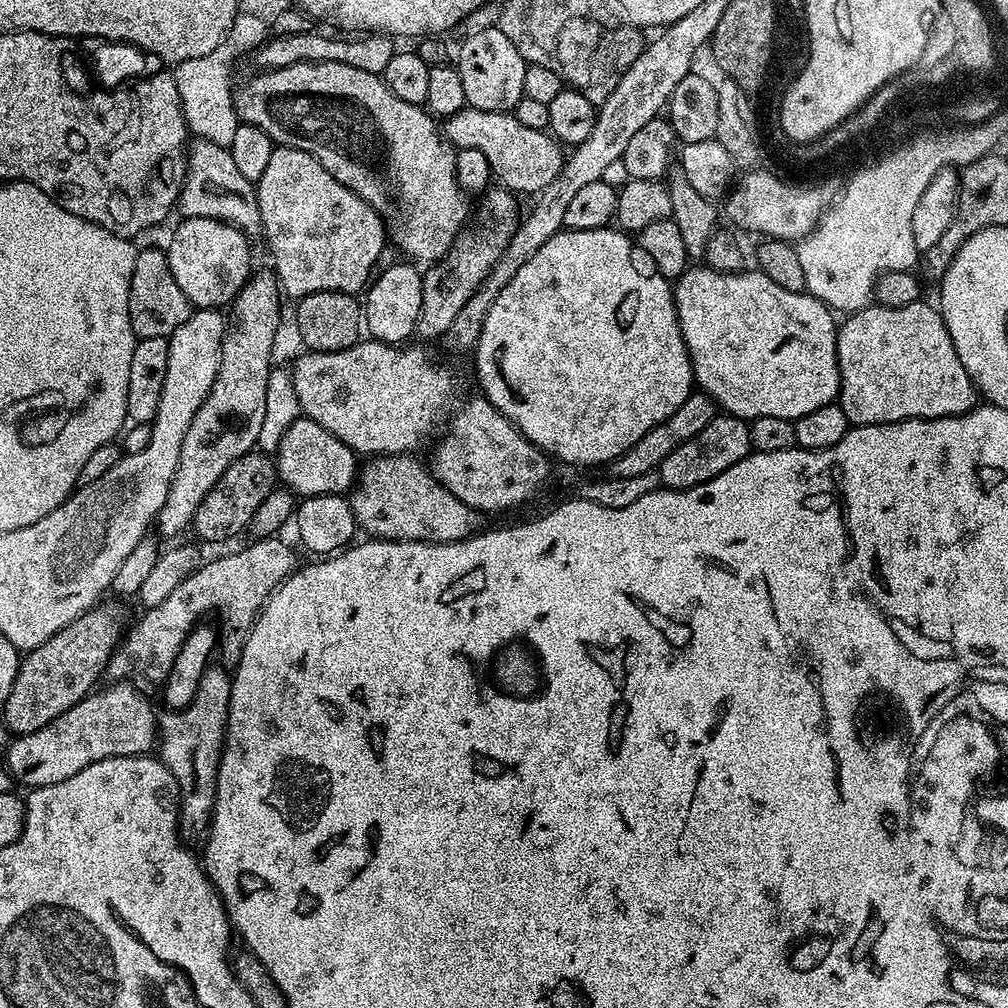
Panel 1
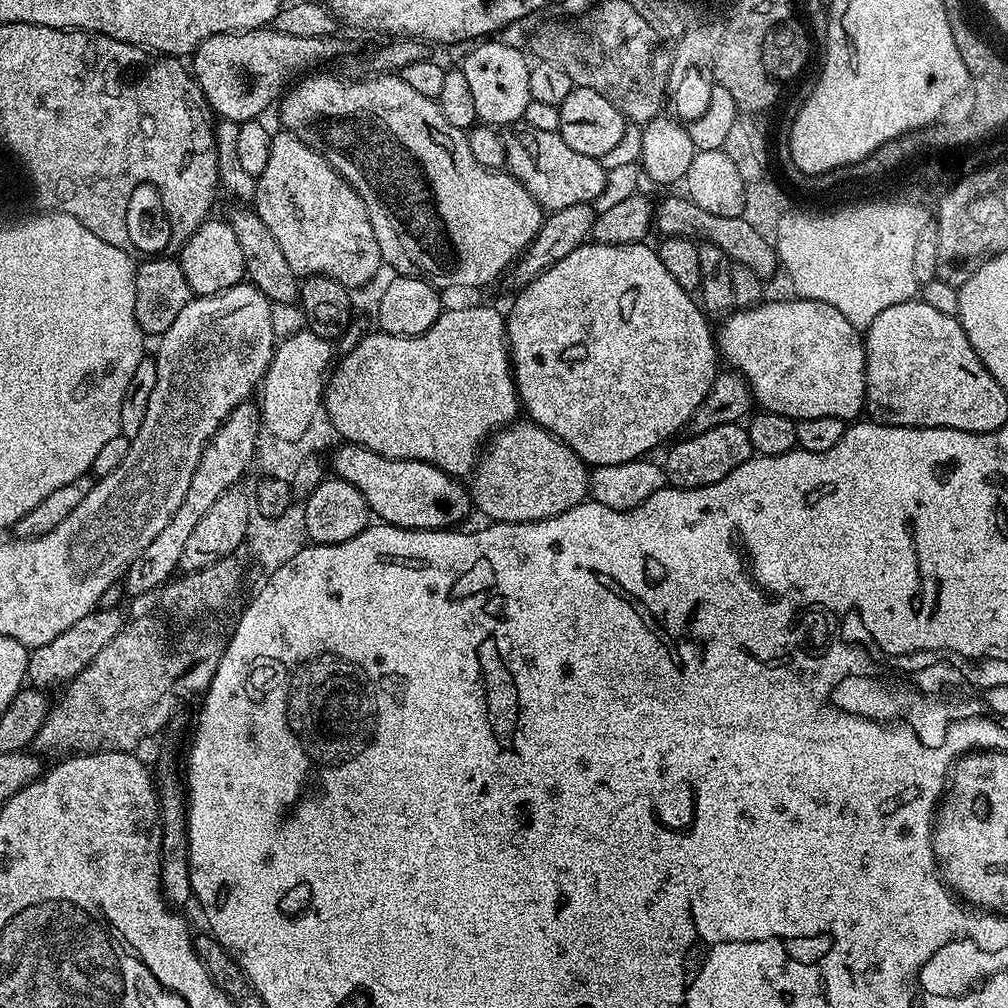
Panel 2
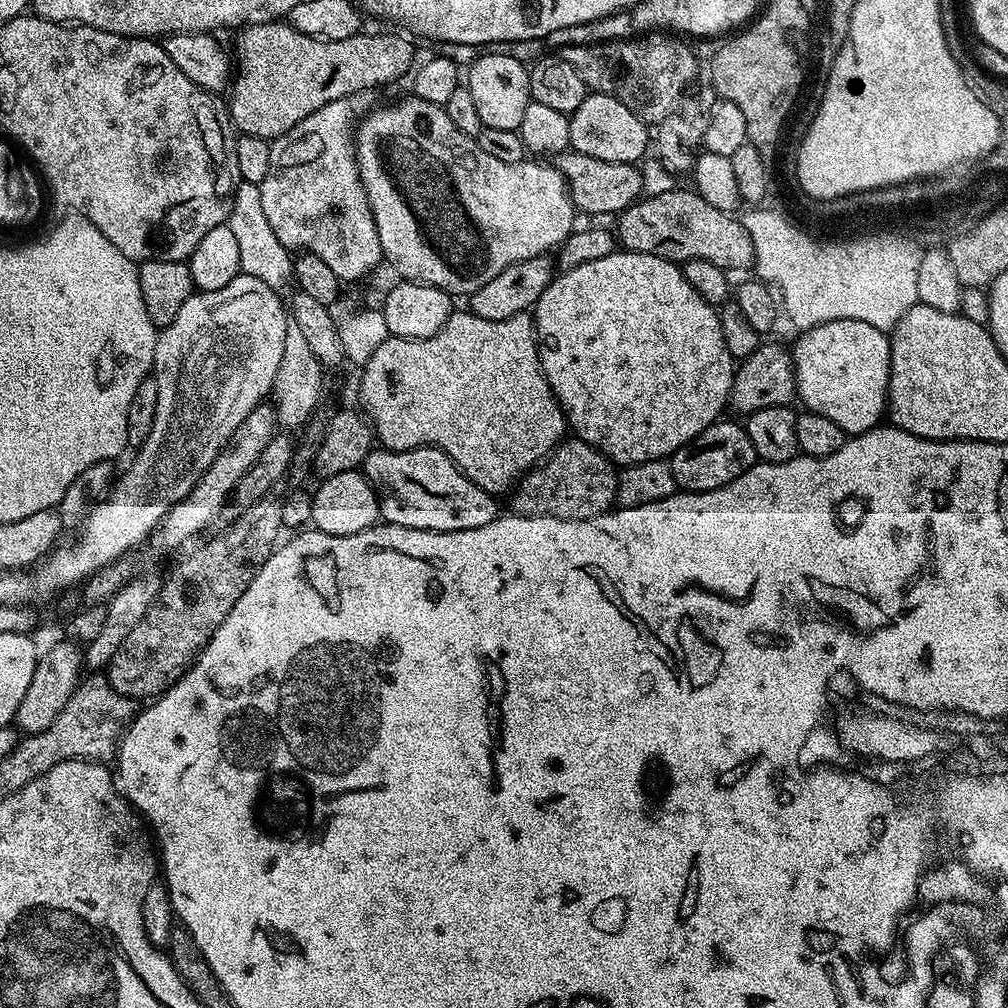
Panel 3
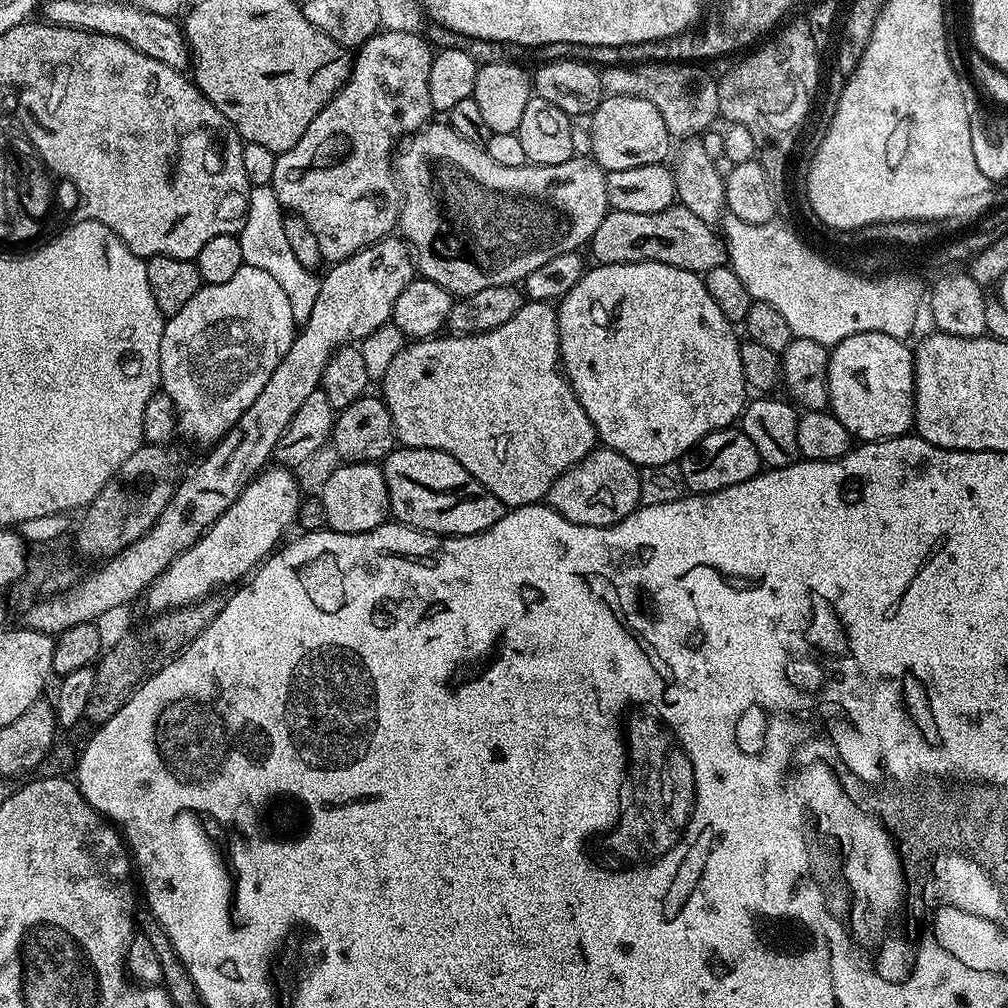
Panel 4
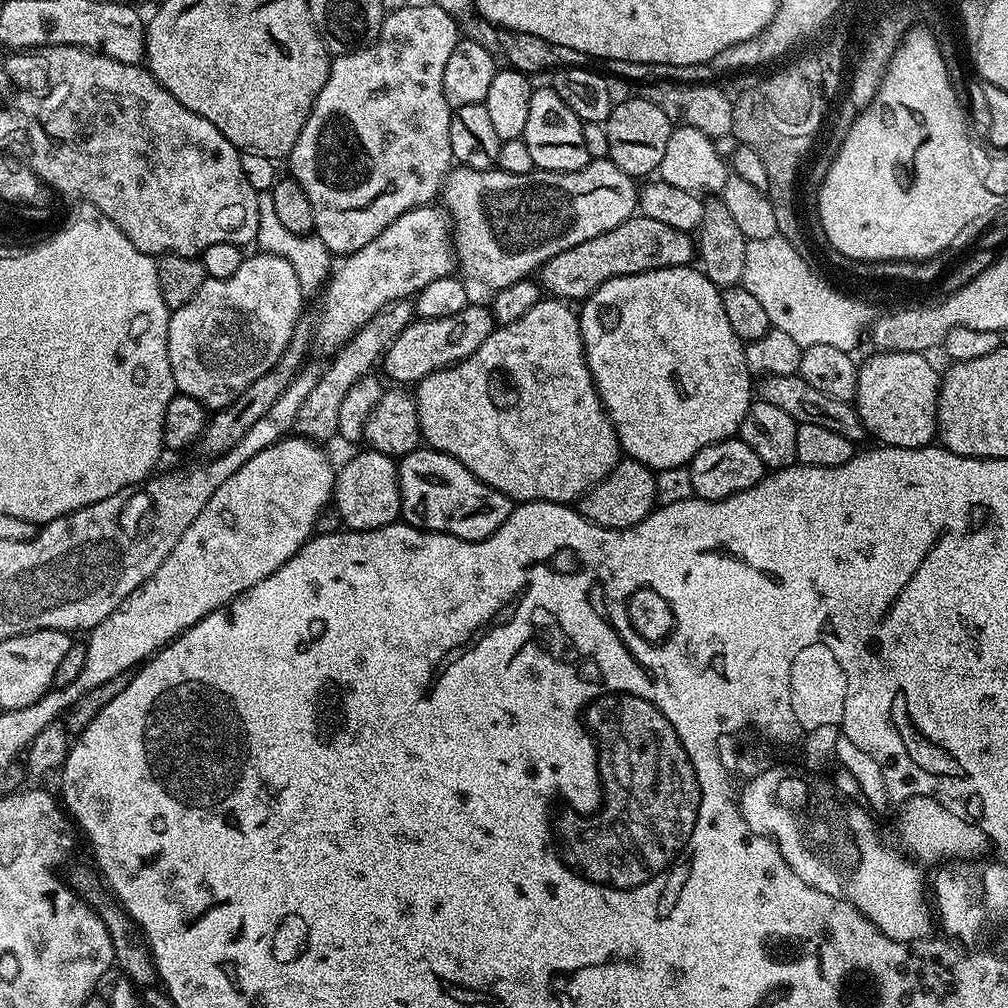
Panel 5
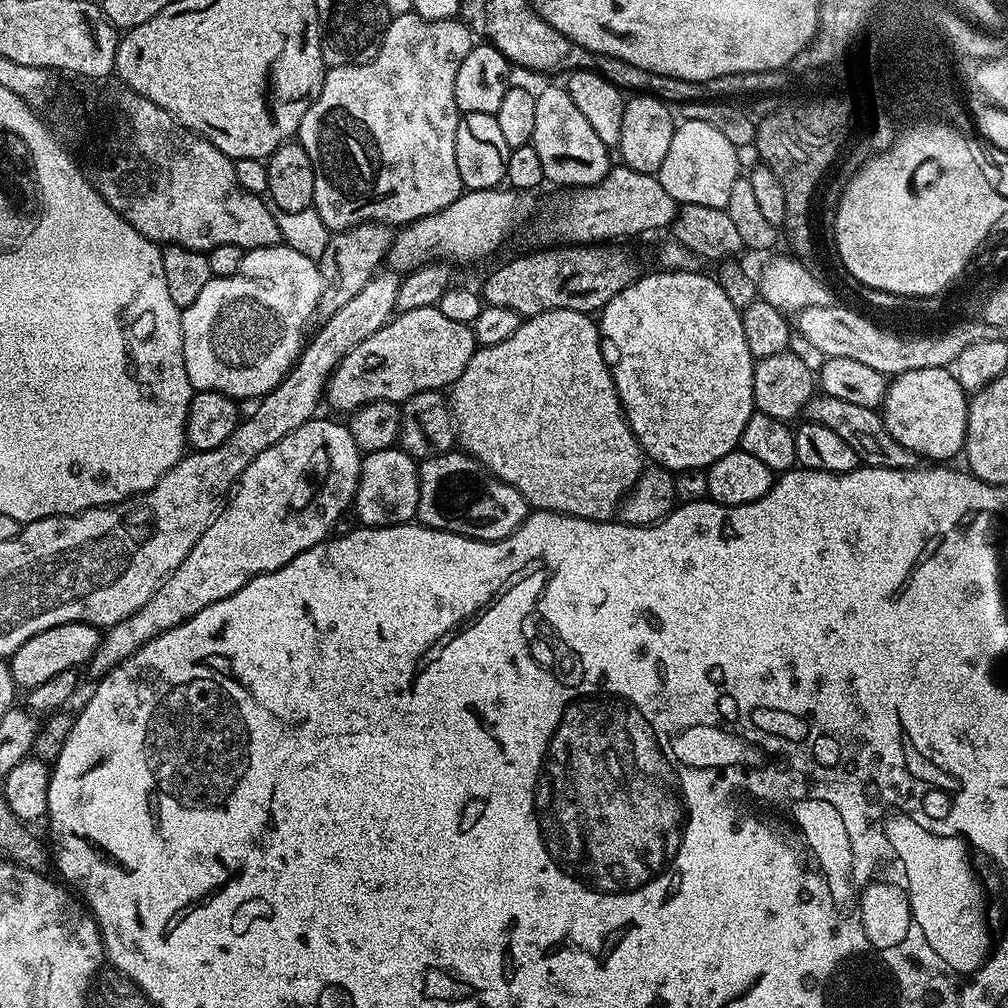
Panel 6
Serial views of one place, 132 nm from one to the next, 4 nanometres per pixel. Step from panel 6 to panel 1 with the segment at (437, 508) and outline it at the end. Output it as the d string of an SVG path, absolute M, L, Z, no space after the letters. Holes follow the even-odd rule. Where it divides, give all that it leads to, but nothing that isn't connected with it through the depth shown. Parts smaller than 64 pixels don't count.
M297 418L282 434L274 459L279 483L300 498L347 493L355 485L358 475L357 453L346 446L346 442L334 438L330 430L307 418Z

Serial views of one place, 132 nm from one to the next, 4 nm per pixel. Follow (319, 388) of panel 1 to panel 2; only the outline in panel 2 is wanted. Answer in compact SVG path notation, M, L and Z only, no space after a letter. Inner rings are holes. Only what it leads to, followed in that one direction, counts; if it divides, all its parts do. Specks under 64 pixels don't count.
M452 308L449 312L448 309L441 311L440 316L434 322L434 326L430 326L430 330L426 330L417 336L395 336L379 330L369 331L366 336L361 338L361 342L355 346L354 350L339 357L338 363L340 365L337 366L336 364L327 377L322 399L323 415L333 424L335 435L341 441L357 444L366 450L374 450L374 454L382 454L386 458L417 460L432 464L453 478L467 477L475 469L476 461L479 460L480 453L489 437L497 430L508 427L519 417L516 415L521 415L522 412L520 398L516 395L516 381L512 379L512 361L508 351L506 316L503 311L499 312L496 308Z

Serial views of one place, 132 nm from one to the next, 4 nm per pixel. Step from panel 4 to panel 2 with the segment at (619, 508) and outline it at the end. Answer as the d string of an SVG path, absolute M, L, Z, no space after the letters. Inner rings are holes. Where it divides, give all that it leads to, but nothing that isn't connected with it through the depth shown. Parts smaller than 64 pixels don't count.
M513 422L491 437L470 476L470 495L475 511L498 524L549 520L583 504L590 496L589 465L542 426L520 423Z

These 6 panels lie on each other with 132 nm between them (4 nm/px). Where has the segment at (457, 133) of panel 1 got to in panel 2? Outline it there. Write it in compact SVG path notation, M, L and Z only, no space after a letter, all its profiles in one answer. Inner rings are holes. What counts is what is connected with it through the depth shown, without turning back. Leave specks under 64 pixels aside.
M527 126L521 132L505 135L504 168L548 212L566 210L566 206L592 204L606 184L605 165L590 154L578 154L560 137L559 131L538 130Z

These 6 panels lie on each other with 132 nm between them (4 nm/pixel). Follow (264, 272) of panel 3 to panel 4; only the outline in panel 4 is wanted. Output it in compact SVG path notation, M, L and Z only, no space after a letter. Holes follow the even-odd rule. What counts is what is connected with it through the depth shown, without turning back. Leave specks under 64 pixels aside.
M263 184L252 188L248 194L248 209L244 215L244 225L240 227L238 239L242 246L242 258L245 264L258 270L266 270L290 301L290 310L294 310L294 322L302 326L310 318L310 310L314 310L314 301L318 298L321 277L313 274L309 268L302 266L294 253L290 251L290 242L286 242L286 234L282 230L285 213L276 200L271 186Z

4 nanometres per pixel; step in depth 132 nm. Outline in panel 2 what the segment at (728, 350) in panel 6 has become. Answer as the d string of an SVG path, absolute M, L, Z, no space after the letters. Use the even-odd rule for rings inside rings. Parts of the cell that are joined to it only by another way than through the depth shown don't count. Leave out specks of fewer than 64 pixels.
M586 242L578 246L578 250L570 250L570 254L562 258L562 262L554 262L554 266L550 266L547 272L538 274L530 283L523 285L512 304L512 309L507 309L506 312L512 379L516 381L516 395L520 398L526 416L528 412L527 419L558 437L566 446L570 446L570 450L574 450L574 454L578 454L578 458L582 458L585 464L592 468L618 466L622 462L647 457L659 444L667 445L673 438L679 437L691 422L694 410L702 406L702 398L710 394L710 386L718 371L716 365L718 345L714 328L708 325L709 317L694 299L693 293L682 290L682 286L678 286L678 282L670 278L670 270L662 266L659 251L650 245L648 242L639 244Z

